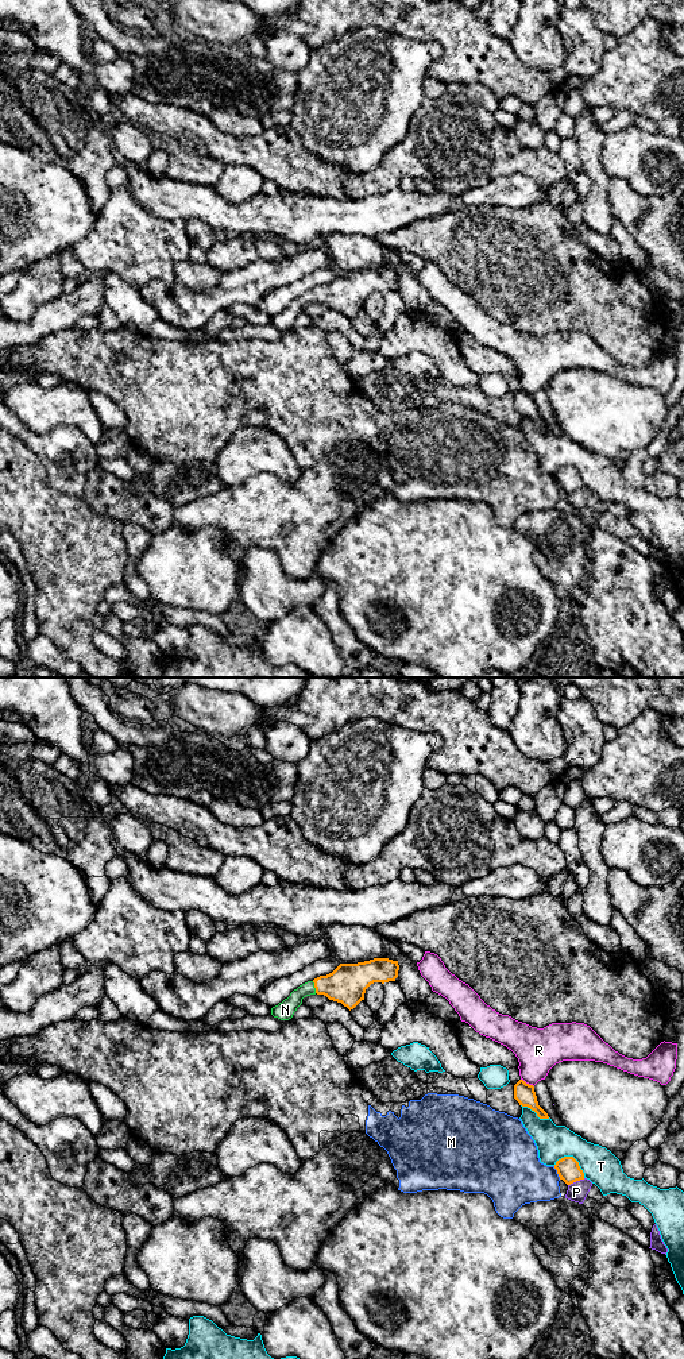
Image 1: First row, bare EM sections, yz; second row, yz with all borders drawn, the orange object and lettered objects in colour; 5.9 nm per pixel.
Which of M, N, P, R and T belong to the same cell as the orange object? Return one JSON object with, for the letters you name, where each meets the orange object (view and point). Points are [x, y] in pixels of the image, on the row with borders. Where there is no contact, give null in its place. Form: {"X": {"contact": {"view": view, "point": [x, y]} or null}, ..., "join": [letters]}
{"N": {"contact": {"view": "yz", "point": [315, 987]}}, "join": ["N"]}

